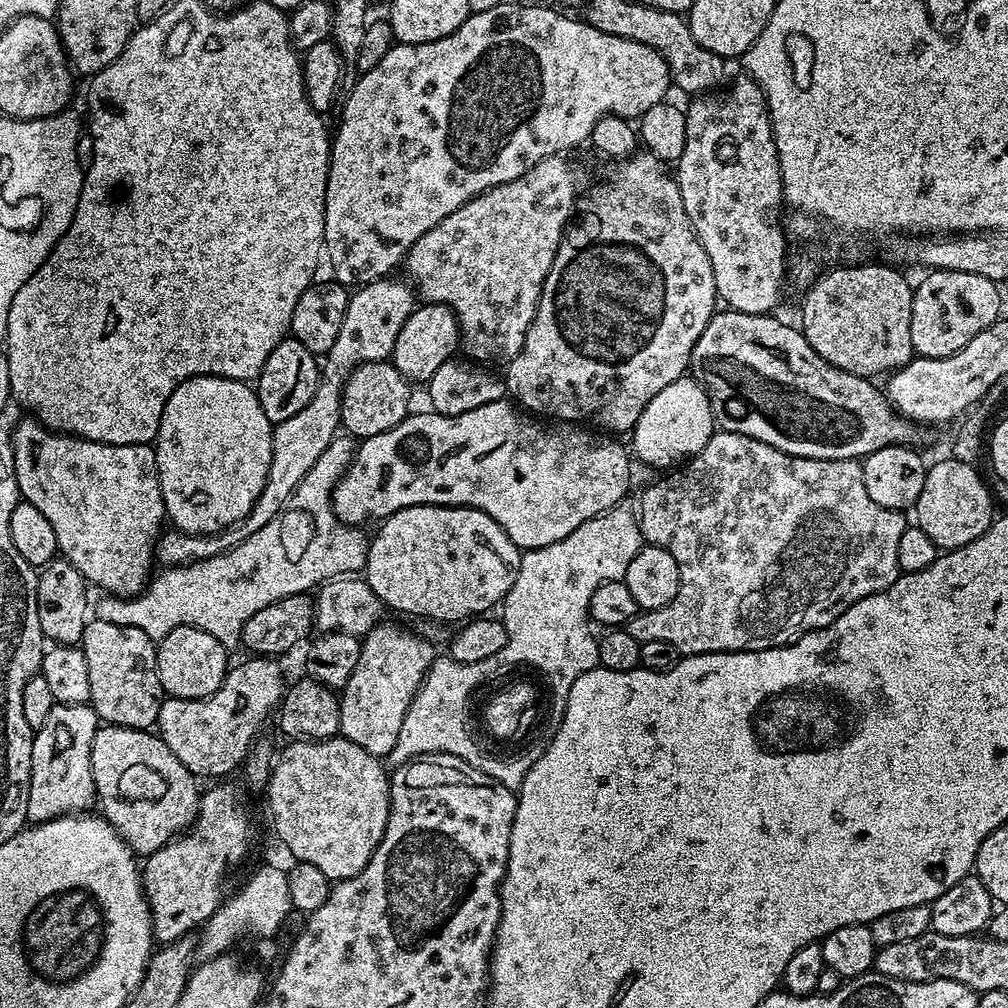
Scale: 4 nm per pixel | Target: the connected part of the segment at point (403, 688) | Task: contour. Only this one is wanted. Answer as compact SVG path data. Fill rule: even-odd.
M381 622L370 629L360 646L358 666L354 666L350 682L339 693L340 735L354 746L362 746L366 754L391 757L406 710L410 710L410 702L414 702L433 659L431 642L408 628Z

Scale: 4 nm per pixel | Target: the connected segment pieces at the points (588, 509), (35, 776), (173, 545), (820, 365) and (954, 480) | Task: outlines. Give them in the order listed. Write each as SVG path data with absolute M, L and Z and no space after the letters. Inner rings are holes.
M507 399L486 402L486 406L466 410L457 416L444 416L441 412L431 410L413 411L402 422L398 422L398 426L394 426L382 434L363 437L359 441L352 457L352 463L348 465L343 478L336 483L336 489L332 492L332 509L340 523L360 526L363 525L363 520L368 520L371 516L387 518L398 510L419 504L447 504L454 508L477 508L490 518L494 518L494 522L498 522L498 526L502 526L504 533L516 543L517 548L527 550L550 546L554 542L566 538L566 534L578 530L578 526L582 526L582 522L595 516L601 516L606 510L617 507L623 501L620 499L628 492L628 483L632 480L632 468L628 465L627 450L616 440L619 439L613 438L603 431L581 426L576 422L541 422L531 415L521 414L517 405Z
M91 703L56 704L32 738L32 773L28 791L28 818L32 822L57 820L59 816L84 814L97 803L94 774L90 770L90 746L102 721Z
M392 279L372 280L369 284L360 284L355 289L357 292L353 291L349 295L346 314L342 318L342 327L338 330L338 338L334 338L334 346L330 346L330 350L323 357L320 369L320 385L314 394L314 398L310 398L310 402L306 402L306 406L302 406L302 410L298 410L298 414L293 414L291 418L286 418L281 424L273 427L272 457L270 458L270 470L266 474L266 486L262 486L262 494L254 502L251 514L228 528L228 531L215 536L191 536L190 533L179 530L161 531L155 555L155 559L159 563L160 560L163 563L161 565L191 564L193 560L205 560L206 558L221 556L222 553L228 552L234 546L246 542L246 538L258 534L258 530L262 530L262 526L266 526L266 522L272 521L275 516L283 512L284 507L290 502L294 490L298 490L302 478L306 478L306 474L310 474L310 469L314 467L314 462L318 462L318 458L322 458L322 450L326 450L326 446L330 446L330 442L335 440L341 431L340 407L342 406L344 383L348 381L349 374L359 364L388 360L394 350L394 342L398 342L398 330L402 330L406 318L410 318L412 309L417 307L418 297L415 291L403 279L401 279L402 281Z
M731 310L717 311L702 330L698 342L694 342L694 350L690 361L690 372L693 377L698 378L703 384L705 394L708 395L710 406L712 407L715 427L717 429L749 436L755 440L766 442L778 450L782 450L791 456L801 456L802 458L818 458L819 460L860 460L869 456L874 450L882 450L891 444L902 444L905 446L920 446L924 440L925 429L914 420L907 420L900 415L888 402L888 397L883 391L875 388L871 379L863 376L855 376L846 370L838 370L830 362L826 362L806 342L803 331L799 327L791 328L788 324L783 324L780 320L775 320L775 315L746 314L745 312L733 312Z
M947 459L928 468L926 482L922 482L922 494L918 494L914 505L915 527L926 530L926 534L930 534L930 538L940 550L974 542L974 538L983 534L994 519L993 493L988 484L984 485L983 478L976 473L977 469L958 459Z

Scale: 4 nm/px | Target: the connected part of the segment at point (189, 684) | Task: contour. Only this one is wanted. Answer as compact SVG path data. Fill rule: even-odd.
M190 626L170 630L170 634L166 634L166 638L156 645L156 669L160 685L168 696L205 700L214 694L214 690L218 690L218 686L222 686L224 675L230 667L228 656L229 649L224 648L214 634L206 634L206 630Z

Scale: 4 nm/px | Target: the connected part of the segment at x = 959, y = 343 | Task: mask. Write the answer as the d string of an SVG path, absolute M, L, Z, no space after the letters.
M932 270L925 276L920 285L915 285L910 314L910 342L917 357L946 358L1001 319L997 281L969 272Z

